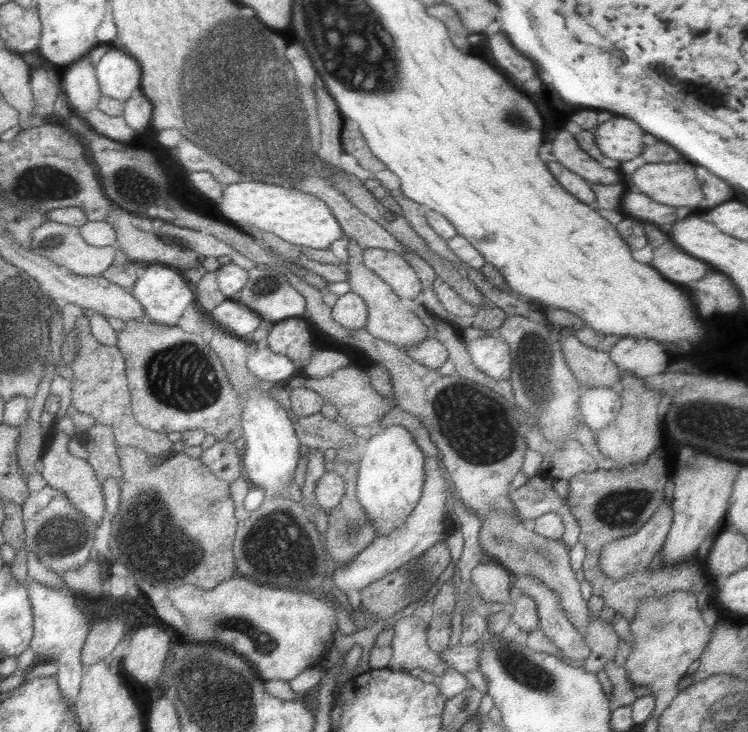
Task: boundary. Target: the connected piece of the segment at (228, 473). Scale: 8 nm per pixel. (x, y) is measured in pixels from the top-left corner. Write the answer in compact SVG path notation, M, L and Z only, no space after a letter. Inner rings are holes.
M215 442L211 448L203 450L199 460L215 474L219 480L235 482L241 476L241 452L235 450L233 442Z

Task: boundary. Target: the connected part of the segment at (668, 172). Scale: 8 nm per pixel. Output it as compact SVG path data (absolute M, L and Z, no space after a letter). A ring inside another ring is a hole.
M651 162L637 168L637 172L627 178L627 184L657 204L673 206L675 210L697 208L703 198L691 164Z

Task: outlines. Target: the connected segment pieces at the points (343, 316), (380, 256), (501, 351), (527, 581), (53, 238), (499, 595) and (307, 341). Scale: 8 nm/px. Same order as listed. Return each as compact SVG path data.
M347 292L337 298L331 308L331 318L347 330L359 330L367 324L367 304L357 294Z
M381 248L363 250L363 264L381 278L399 300L421 300L421 282L415 268L399 254Z
M481 336L477 340L465 338L467 352L477 370L487 374L493 380L509 380L511 378L511 350L509 344L501 338Z
M517 576L517 588L521 590L521 594L529 596L535 602L539 630L563 654L563 658L585 662L589 648L585 646L583 636L567 620L557 592L547 588L535 576Z
M43 222L39 228L33 228L29 250L49 258L51 262L55 262L67 270L71 270L75 276L101 276L109 266L113 266L113 260L117 256L117 250L111 246L103 246L103 248L89 246L81 238L79 228L71 228L71 226L55 224L55 222Z
M497 562L477 564L471 572L471 582L477 588L481 600L485 602L501 602L509 610L509 586L511 586L511 572Z
M287 318L275 322L263 344L271 352L287 356L297 368L299 362L309 360L315 350L315 344L311 344L309 322L305 318Z

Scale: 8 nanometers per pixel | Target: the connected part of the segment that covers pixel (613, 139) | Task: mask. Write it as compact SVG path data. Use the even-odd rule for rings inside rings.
M623 116L611 120L601 118L599 126L593 132L595 132L593 136L597 150L609 160L617 160L617 162L633 160L635 156L641 156L645 148L641 142L641 138L645 136L641 126L635 120Z

